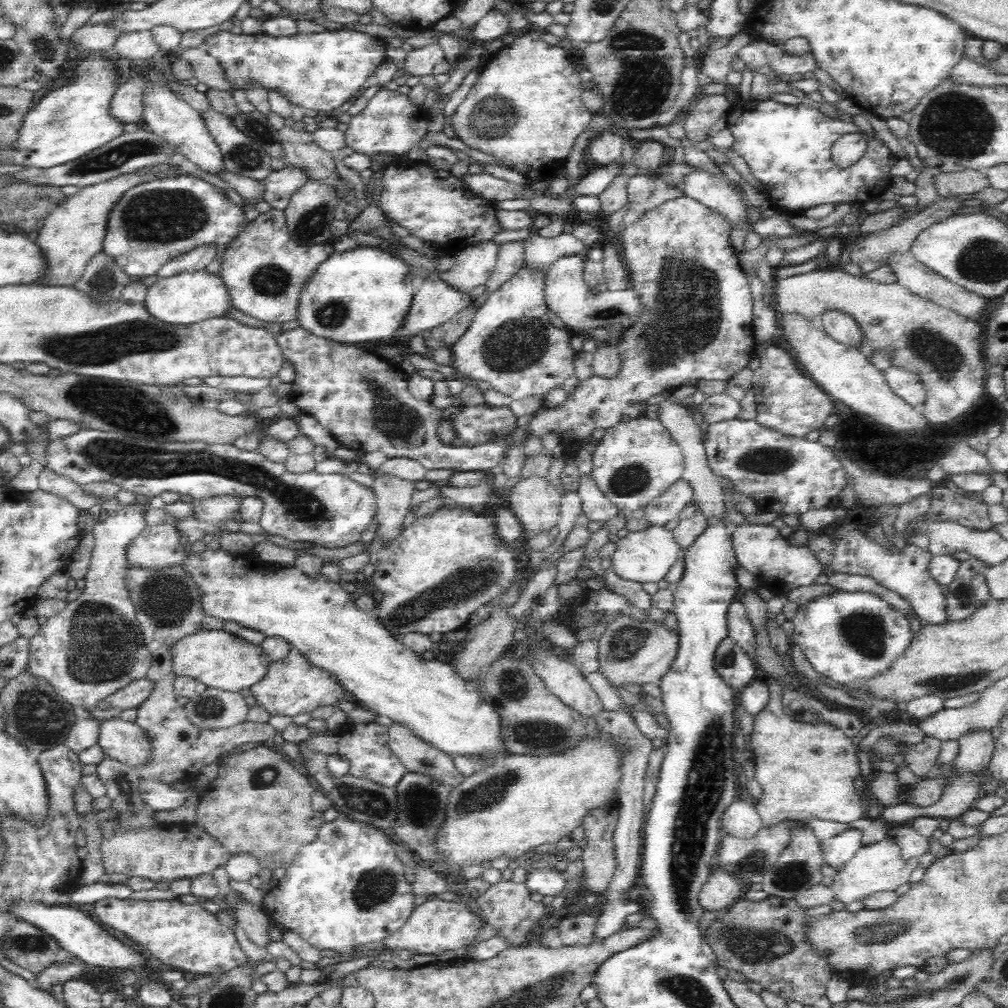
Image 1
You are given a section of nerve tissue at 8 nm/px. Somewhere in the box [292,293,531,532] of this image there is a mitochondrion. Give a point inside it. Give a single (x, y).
(398, 423)

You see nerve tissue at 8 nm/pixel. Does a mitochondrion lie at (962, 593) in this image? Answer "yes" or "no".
yes

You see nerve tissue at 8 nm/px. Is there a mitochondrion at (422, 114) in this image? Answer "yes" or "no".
no

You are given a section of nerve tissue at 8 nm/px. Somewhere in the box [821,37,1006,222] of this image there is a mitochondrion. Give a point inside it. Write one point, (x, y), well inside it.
(954, 125)

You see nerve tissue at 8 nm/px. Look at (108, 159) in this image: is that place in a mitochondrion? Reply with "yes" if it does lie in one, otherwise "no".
yes

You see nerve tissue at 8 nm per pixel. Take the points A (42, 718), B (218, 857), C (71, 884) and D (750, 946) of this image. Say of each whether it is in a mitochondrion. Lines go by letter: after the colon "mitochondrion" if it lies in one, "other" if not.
A: mitochondrion
B: other
C: other
D: mitochondrion

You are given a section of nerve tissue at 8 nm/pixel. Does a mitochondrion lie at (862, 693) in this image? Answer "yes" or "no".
no

